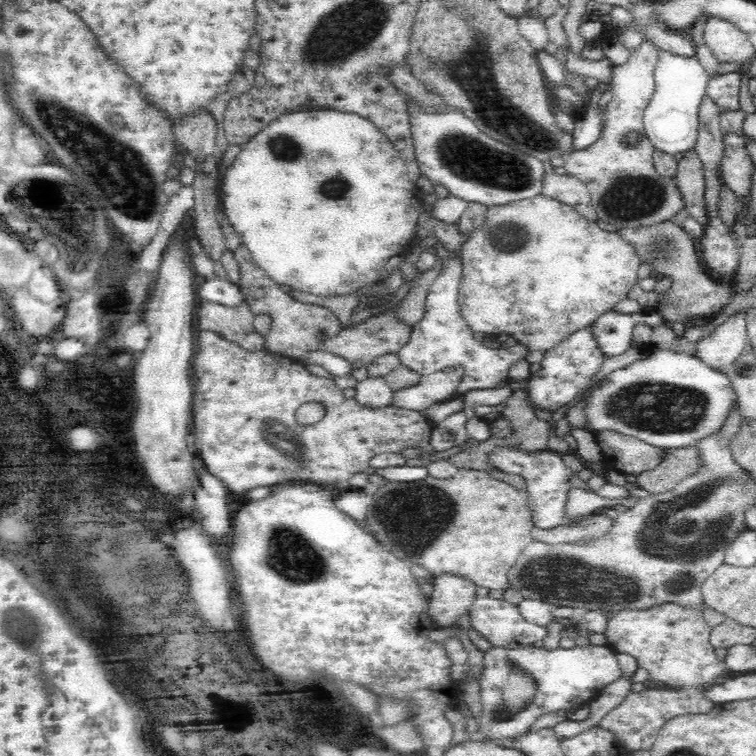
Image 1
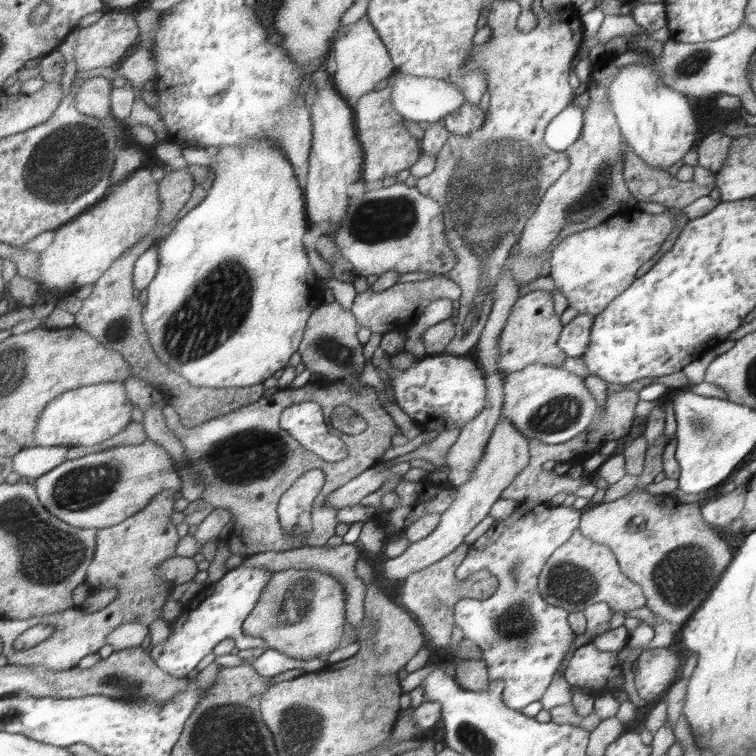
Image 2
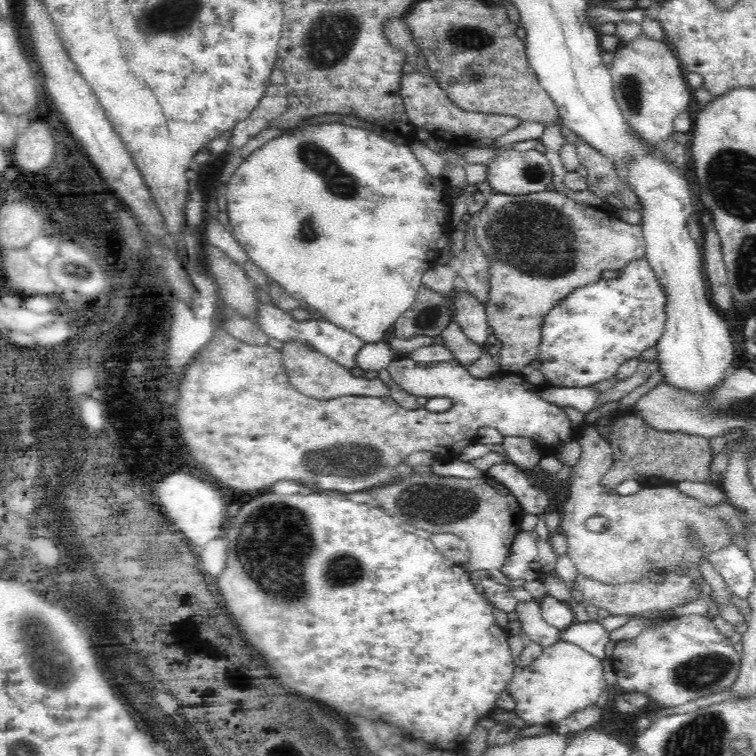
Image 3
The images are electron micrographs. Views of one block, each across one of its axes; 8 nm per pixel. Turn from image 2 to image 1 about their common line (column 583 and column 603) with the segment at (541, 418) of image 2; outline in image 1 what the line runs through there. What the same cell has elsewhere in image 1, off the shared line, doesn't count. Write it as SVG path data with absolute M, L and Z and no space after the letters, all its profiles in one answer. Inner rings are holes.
M652 350L652 356L636 360L626 368L618 368L604 380L600 380L582 402L582 426L574 428L582 428L584 432L590 432L594 436L600 432L616 432L666 450L688 448L690 444L704 440L704 436L718 432L718 428L726 424L726 416L730 412L730 404L734 404L734 398L738 396L732 390L732 382L726 378L724 372L708 368L702 360L690 354L674 350Z

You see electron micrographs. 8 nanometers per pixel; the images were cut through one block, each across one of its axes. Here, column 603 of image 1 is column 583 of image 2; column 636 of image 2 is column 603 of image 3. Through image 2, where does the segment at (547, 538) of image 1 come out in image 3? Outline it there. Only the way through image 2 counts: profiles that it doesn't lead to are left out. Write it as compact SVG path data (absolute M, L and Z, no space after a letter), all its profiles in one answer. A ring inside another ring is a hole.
M586 424L580 430L580 436L576 440L582 444L582 458L574 466L574 478L570 480L570 496L562 510L560 532L566 534L566 538L568 538L566 540L568 542L566 560L574 562L574 568L578 570L578 574L584 574L602 584L622 584L628 580L638 580L642 574L646 574L650 570L650 566L678 568L678 564L682 560L700 566L700 560L704 556L710 558L712 552L732 544L730 534L746 536L746 526L742 524L742 512L734 510L734 506L730 506L728 500L722 500L722 504L710 508L710 506L702 504L700 500L694 500L692 496L682 494L676 488L676 484L666 484L666 486L658 486L658 488L642 488L640 492L636 492L632 496L608 494L608 490L604 490L600 484L600 480L612 468L612 462L614 462L614 454L612 454L612 446L610 446L608 438L602 438L600 432L594 428L594 424ZM596 516L604 516L610 520L610 526L602 534L594 534L594 532L586 530L586 520L596 518Z

